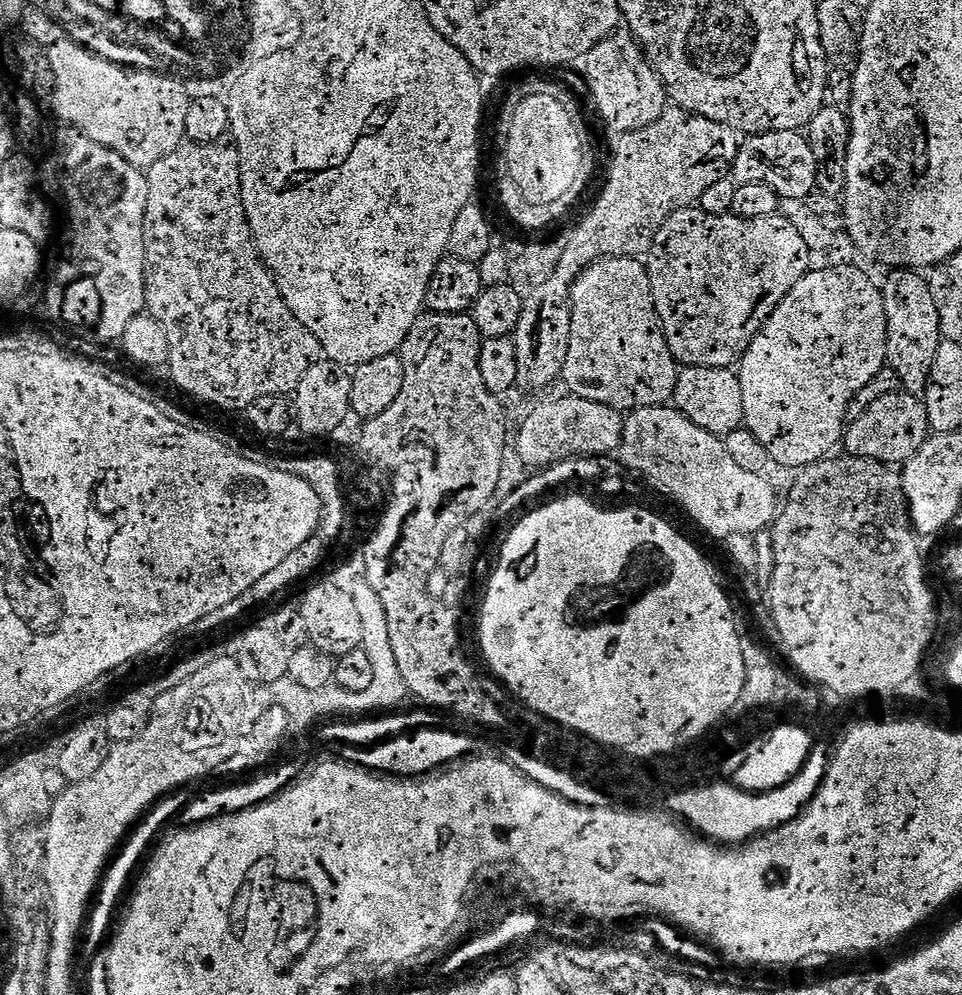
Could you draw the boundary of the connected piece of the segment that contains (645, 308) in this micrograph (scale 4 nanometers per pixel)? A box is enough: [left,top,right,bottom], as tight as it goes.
[563,258,681,414]

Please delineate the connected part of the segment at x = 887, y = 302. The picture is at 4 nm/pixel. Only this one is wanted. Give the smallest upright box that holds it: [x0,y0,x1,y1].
[882,269,943,397]

